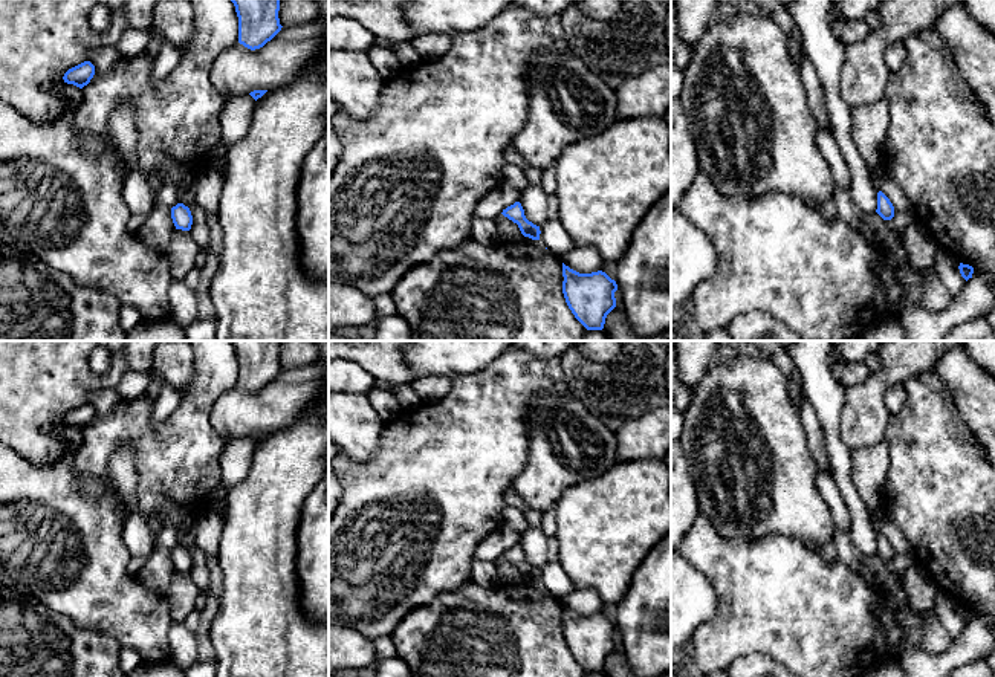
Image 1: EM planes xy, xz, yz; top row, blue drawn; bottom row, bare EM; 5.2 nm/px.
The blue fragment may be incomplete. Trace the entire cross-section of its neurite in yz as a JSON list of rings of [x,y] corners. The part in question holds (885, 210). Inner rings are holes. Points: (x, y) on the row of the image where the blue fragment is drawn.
[[[882,191],[877,193],[877,209],[876,209],[876,212],[883,220],[891,220],[894,217],[894,206]]]

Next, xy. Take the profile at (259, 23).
[[[231,0],[238,17],[238,43],[255,50],[280,31],[280,0]]]

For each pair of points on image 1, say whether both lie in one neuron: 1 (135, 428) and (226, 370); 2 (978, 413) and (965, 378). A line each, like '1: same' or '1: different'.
1: same
2: same

